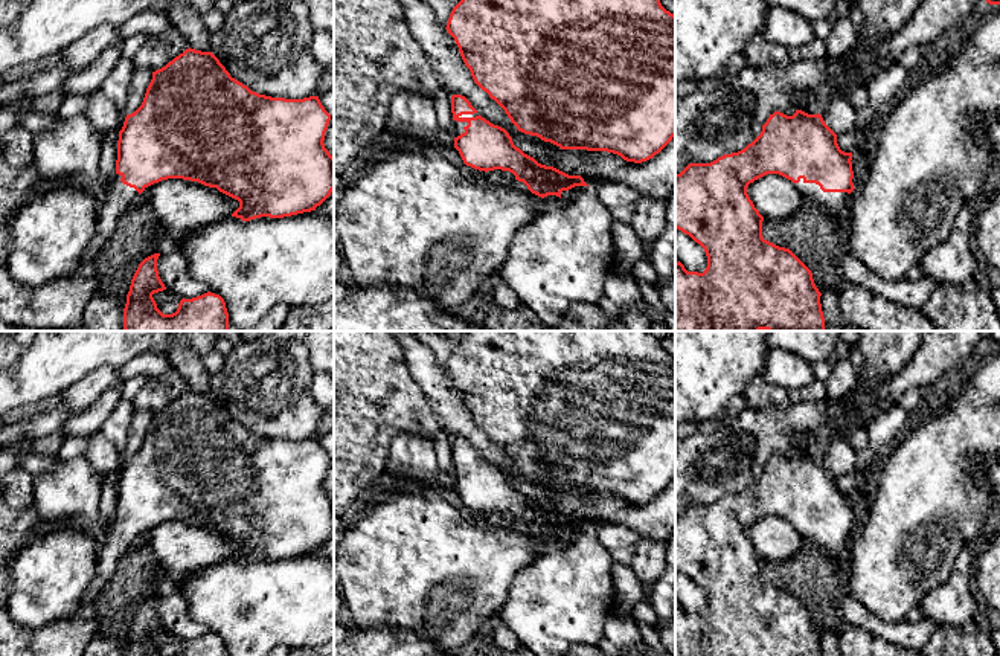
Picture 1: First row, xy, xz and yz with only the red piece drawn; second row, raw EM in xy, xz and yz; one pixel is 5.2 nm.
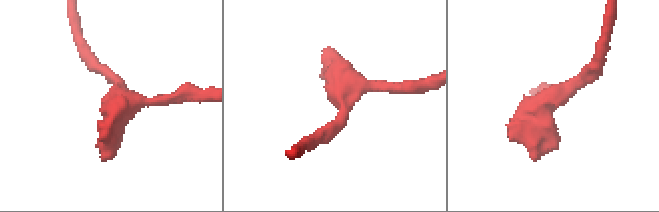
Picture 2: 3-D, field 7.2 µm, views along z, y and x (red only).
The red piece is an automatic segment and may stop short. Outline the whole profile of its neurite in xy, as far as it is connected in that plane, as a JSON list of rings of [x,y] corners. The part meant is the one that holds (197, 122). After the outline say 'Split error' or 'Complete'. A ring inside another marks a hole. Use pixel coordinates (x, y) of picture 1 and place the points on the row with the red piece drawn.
[[[186,49],[152,72],[142,105],[127,114],[117,140],[116,174],[99,203],[82,270],[111,240],[117,218],[148,186],[168,178],[198,182],[239,201],[232,217],[250,221],[316,211],[334,191],[334,157],[325,148],[331,114],[319,96],[271,98],[230,76],[212,52]]]. Split error

